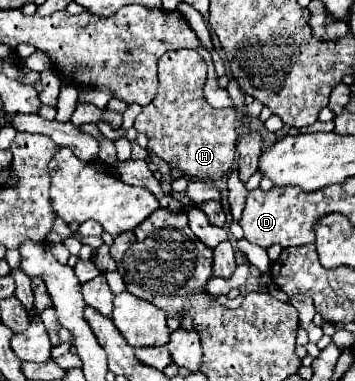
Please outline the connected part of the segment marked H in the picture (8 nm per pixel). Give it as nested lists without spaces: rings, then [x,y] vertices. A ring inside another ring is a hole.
[[[178,49],[168,51],[158,61],[158,91],[152,103],[142,107],[140,115],[134,121],[134,129],[138,133],[144,133],[148,137],[148,151],[164,159],[168,165],[182,171],[182,175],[196,177],[196,179],[210,179],[218,181],[222,179],[234,165],[236,157],[236,121],[238,111],[234,107],[228,109],[216,109],[208,105],[204,99],[204,83],[206,83],[206,63],[204,59],[192,51],[192,49]]]

